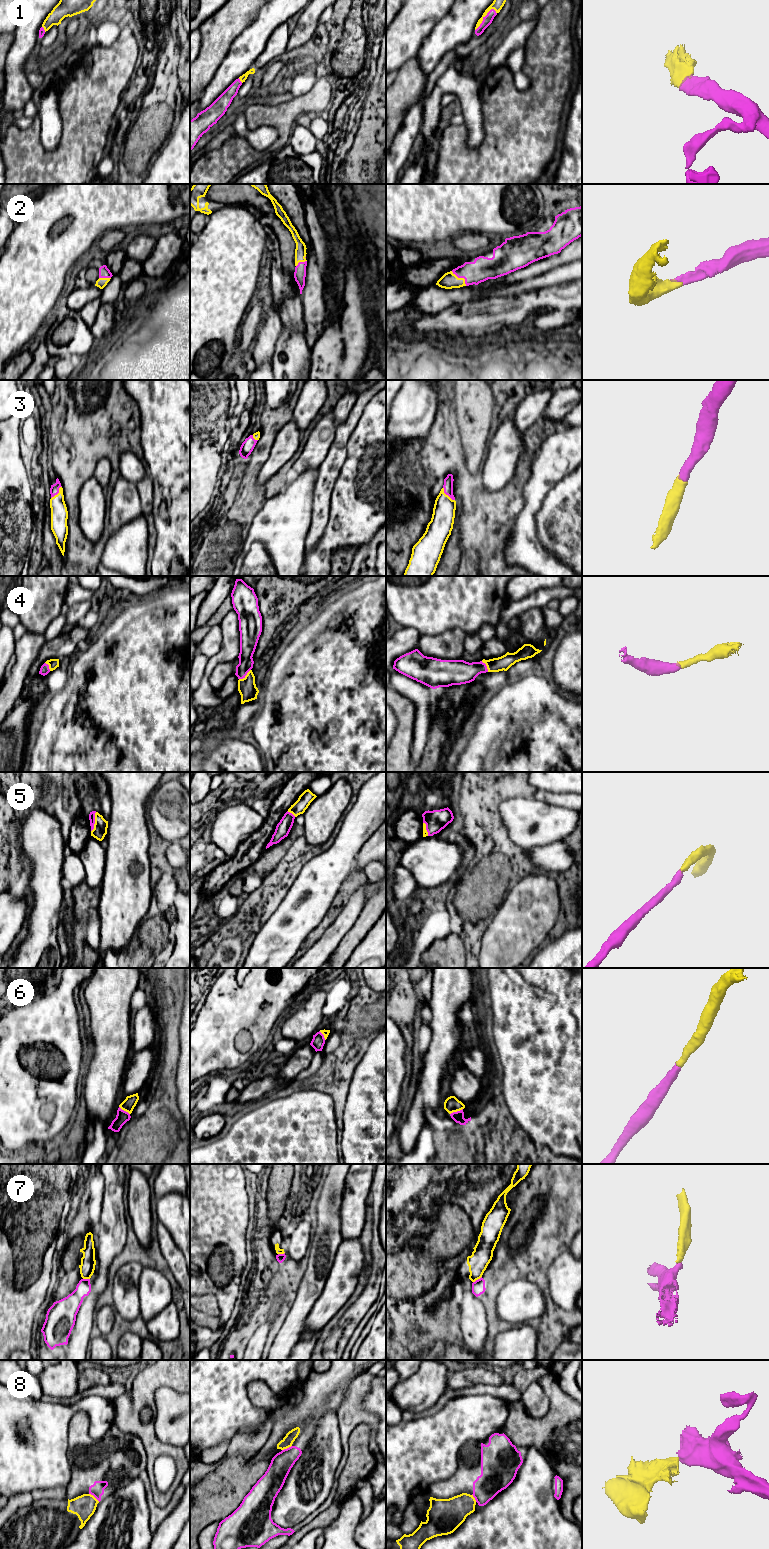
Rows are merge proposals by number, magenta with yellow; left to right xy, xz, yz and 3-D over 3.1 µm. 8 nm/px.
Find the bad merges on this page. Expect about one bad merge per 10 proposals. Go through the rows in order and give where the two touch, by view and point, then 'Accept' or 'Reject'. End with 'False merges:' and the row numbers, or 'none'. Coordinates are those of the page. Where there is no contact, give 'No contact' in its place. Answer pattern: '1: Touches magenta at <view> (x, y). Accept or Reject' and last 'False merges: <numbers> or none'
1: Touches magenta at yz (483, 19). Accept
2: Touches magenta at yz (461, 277). Accept
3: Touches magenta at yz (447, 494). Accept
4: Touches magenta at xz (245, 675). Accept
5: Touches magenta at xy (94, 822). Accept
6: Touches magenta at yz (457, 1111). Accept
7: Touches magenta at yz (478, 1279). Reject
8: Touches magenta at xy (94, 1496). Reject
False merges: 7, 8

